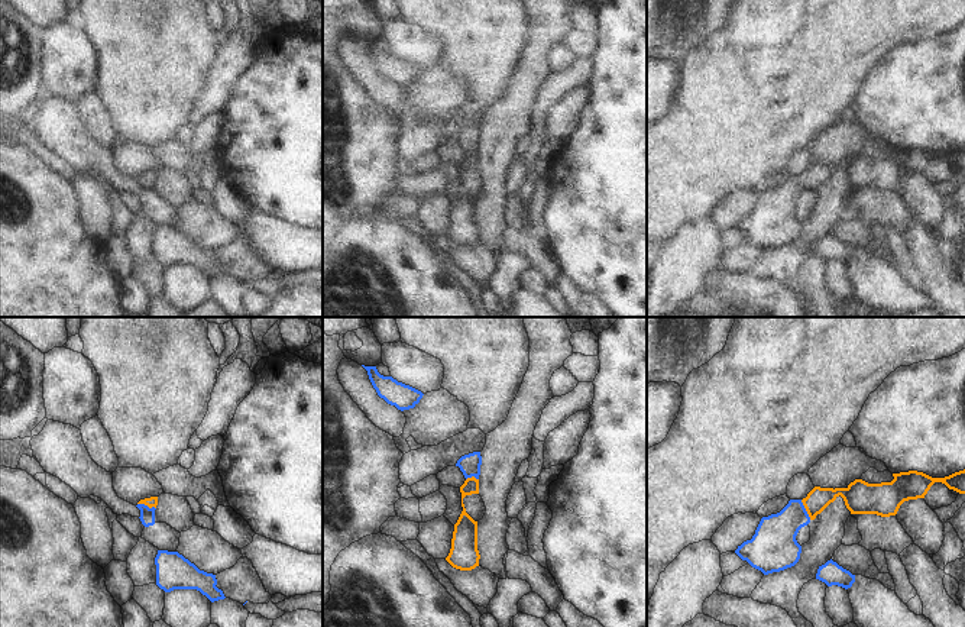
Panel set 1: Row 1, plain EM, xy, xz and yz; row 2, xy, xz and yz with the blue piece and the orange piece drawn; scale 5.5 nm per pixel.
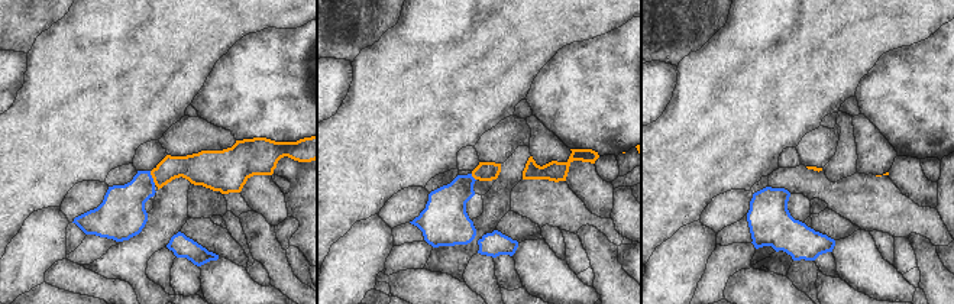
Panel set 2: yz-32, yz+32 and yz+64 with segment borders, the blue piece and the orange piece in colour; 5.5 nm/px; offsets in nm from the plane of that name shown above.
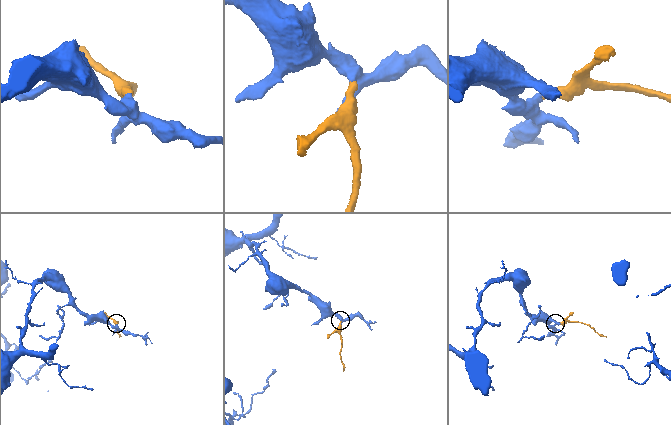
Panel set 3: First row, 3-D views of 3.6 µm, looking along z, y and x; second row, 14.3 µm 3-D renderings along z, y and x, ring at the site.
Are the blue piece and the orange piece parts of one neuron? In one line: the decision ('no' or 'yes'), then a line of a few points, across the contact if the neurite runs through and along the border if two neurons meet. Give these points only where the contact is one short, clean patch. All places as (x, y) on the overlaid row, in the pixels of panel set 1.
yes | yz (774, 543), (805, 510), (818, 498)

